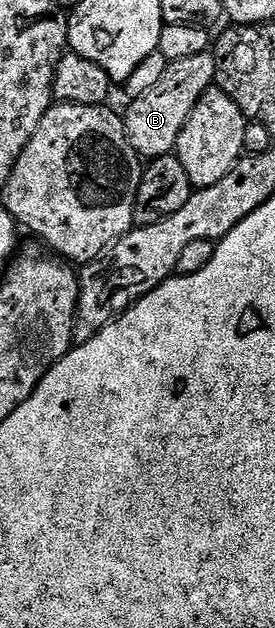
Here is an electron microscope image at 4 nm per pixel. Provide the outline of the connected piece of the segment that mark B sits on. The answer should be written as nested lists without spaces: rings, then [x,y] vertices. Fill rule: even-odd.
[[[205,53],[198,57],[186,57],[186,61],[169,63],[162,81],[142,97],[131,100],[127,105],[128,112],[123,112],[124,132],[128,144],[141,160],[151,161],[175,152],[176,142],[190,117],[194,105],[215,84],[216,56]]]

